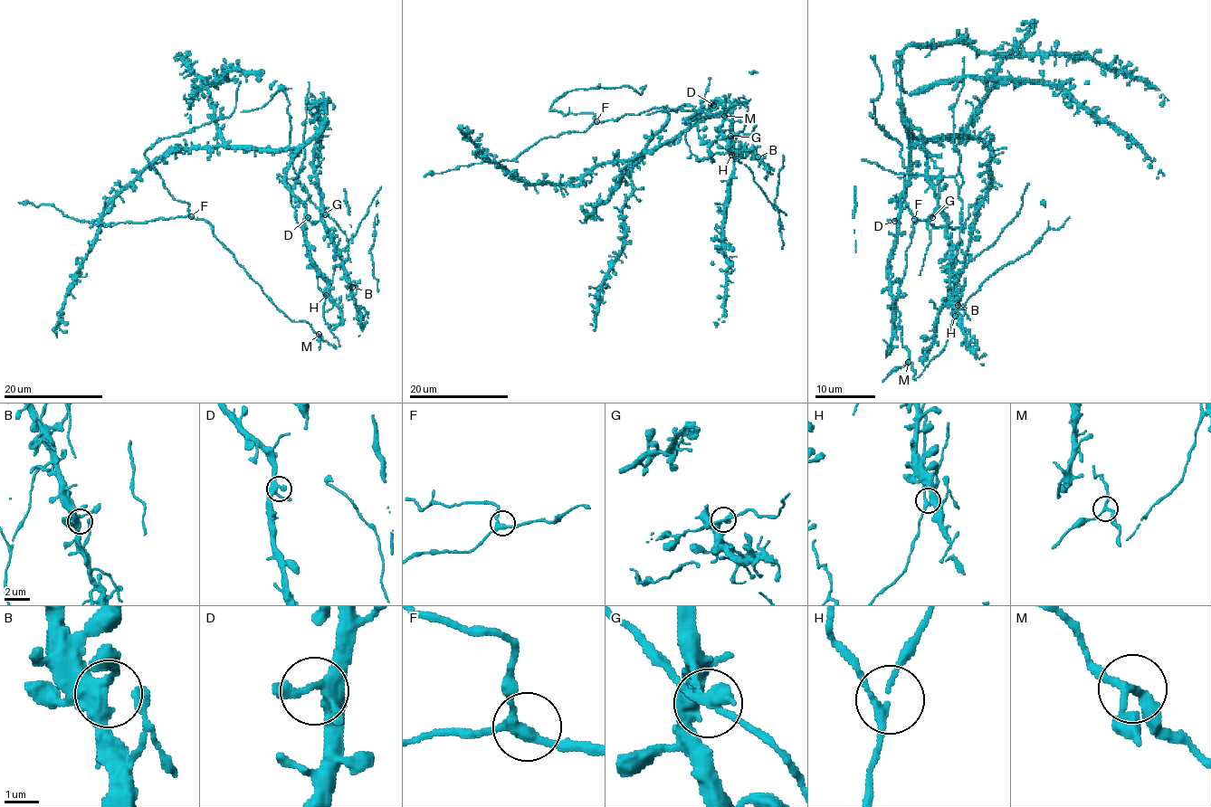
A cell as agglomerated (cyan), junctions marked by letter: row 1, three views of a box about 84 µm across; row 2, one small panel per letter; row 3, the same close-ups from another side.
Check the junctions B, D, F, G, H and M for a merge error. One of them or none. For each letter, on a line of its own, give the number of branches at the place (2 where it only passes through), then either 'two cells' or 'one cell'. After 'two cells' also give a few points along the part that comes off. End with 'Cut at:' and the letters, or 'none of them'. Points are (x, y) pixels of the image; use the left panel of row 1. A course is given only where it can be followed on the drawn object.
B: 3 branches meet; one cell
D: 3 branches meet; one cell
F: 3 branches meet; one cell
G: 3 branches meet; two cells; foreign part runs (325, 214), (310, 200), (294, 171), (287, 94), (279, 90), (261, 108), (241, 111)
H: 3 branches meet; one cell
M: 3 branches meet; one cell
Cut at: G

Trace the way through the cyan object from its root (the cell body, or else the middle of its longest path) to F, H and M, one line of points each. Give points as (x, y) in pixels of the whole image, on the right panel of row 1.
F: (986, 147), (989, 150), (989, 191), (971, 223), (964, 228), (934, 227), (928, 221), (914, 219)
H: (986, 147), (948, 135), (914, 139), (910, 155), (912, 174), (958, 183), (955, 316)
M: (986, 147), (989, 191), (971, 223), (964, 228), (934, 227), (919, 219), (912, 223), (896, 302), (908, 362)

